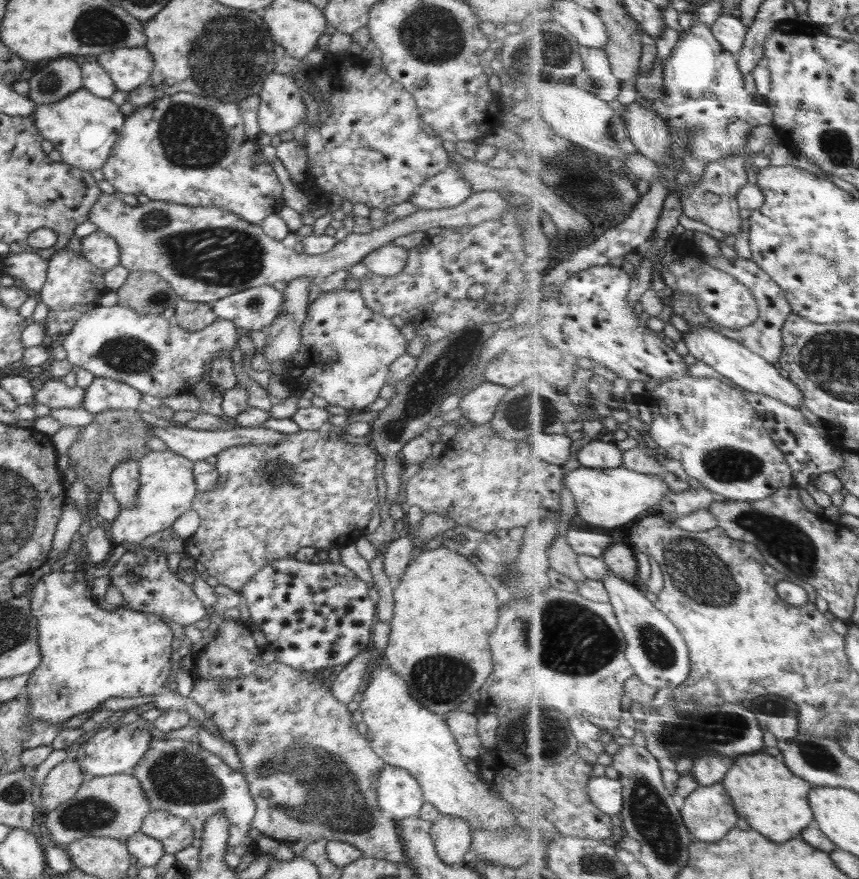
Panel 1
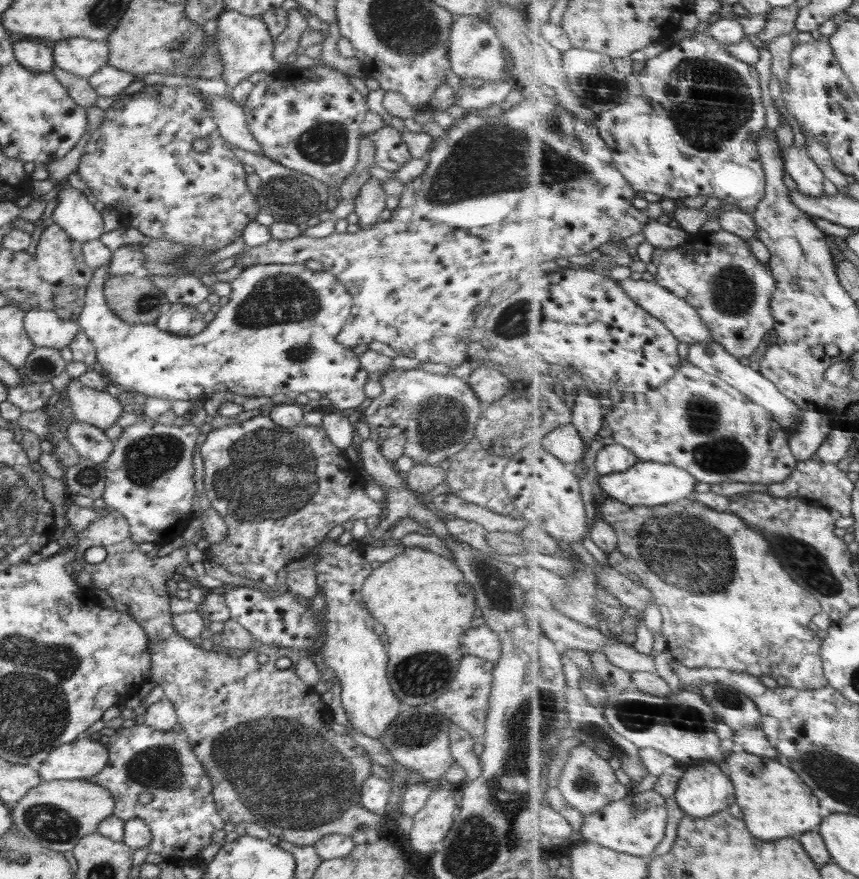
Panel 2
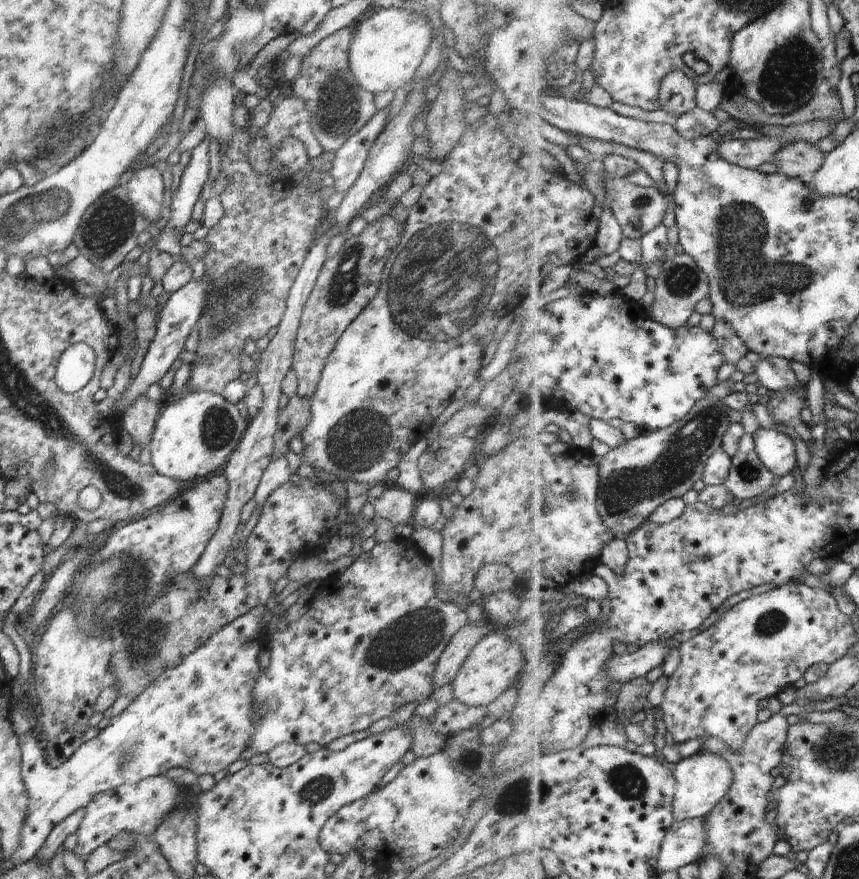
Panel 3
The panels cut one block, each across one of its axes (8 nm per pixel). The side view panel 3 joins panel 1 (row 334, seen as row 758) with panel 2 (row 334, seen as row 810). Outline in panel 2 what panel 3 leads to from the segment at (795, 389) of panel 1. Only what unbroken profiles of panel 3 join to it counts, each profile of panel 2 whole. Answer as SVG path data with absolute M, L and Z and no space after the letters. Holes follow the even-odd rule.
M628 278L622 280L622 284L624 290L627 290L627 293L636 302L640 303L640 306L646 307L652 314L667 323L671 331L681 342L691 345L697 342L711 343L712 341L716 341L712 331L698 314L697 308L694 308L687 300L680 298L675 292L658 284L656 280L648 282L648 280L632 280L632 278Z

